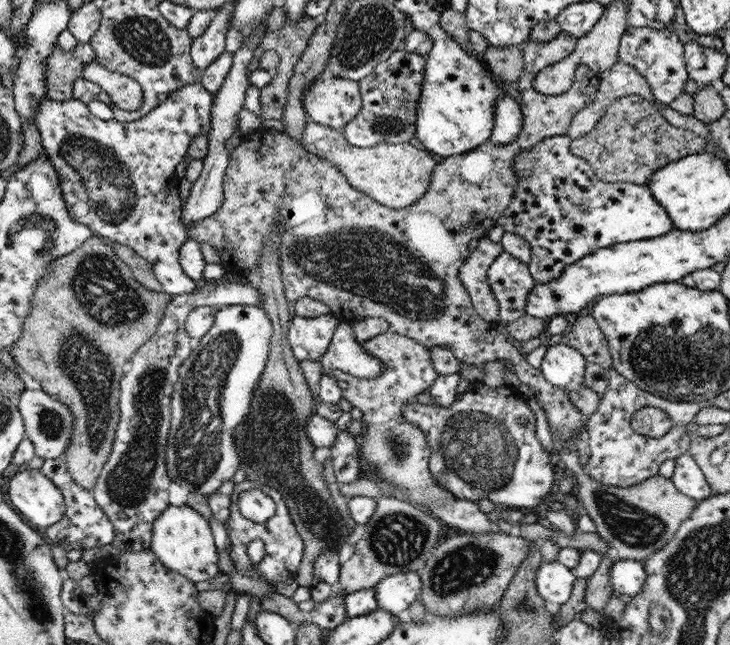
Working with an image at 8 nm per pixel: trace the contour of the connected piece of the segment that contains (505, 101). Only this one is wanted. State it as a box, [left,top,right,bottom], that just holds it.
[489,94,523,144]

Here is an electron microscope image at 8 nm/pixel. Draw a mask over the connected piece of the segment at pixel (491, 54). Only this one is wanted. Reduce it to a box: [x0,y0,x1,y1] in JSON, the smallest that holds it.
[482,45,524,84]

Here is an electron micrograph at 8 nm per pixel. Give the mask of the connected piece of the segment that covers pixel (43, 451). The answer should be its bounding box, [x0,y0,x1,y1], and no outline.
[19,389,75,459]

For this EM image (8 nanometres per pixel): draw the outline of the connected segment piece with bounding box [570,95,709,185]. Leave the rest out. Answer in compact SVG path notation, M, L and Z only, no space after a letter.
M640 95L618 97L587 136L571 140L571 153L583 158L603 181L644 185L663 166L685 156L702 153L709 145L692 130L671 126L660 110Z

